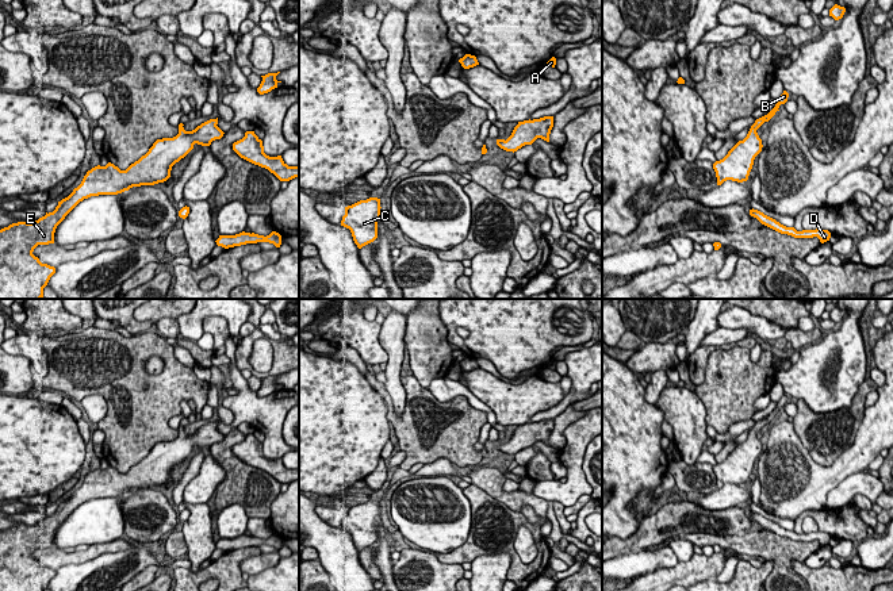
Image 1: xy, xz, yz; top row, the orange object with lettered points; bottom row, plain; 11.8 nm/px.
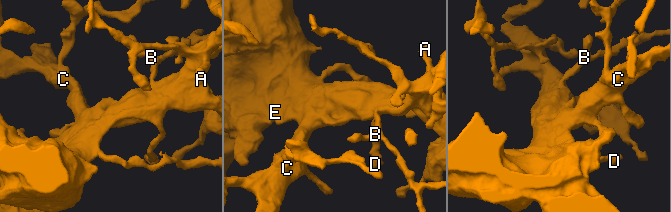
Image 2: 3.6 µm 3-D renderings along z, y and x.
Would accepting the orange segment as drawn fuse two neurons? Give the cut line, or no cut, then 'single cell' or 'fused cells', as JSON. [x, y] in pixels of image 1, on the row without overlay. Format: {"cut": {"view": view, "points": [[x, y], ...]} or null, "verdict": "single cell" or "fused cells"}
{"cut": null, "verdict": "single cell"}

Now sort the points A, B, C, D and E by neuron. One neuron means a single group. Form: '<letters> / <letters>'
A B C D E

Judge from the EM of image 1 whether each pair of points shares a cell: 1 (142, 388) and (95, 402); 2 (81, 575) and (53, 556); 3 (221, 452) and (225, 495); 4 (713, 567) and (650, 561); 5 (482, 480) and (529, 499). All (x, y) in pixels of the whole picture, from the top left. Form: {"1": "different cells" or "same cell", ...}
{"1": "different cells", "2": "different cells", "3": "same cell", "4": "different cells", "5": "same cell"}

